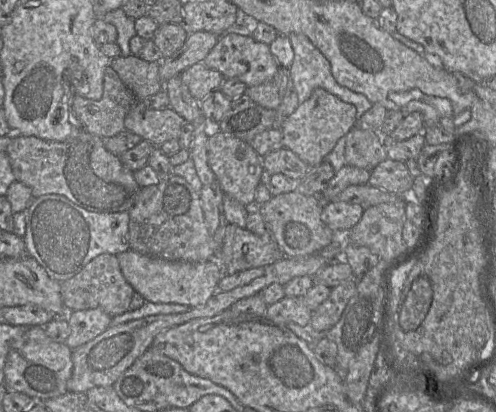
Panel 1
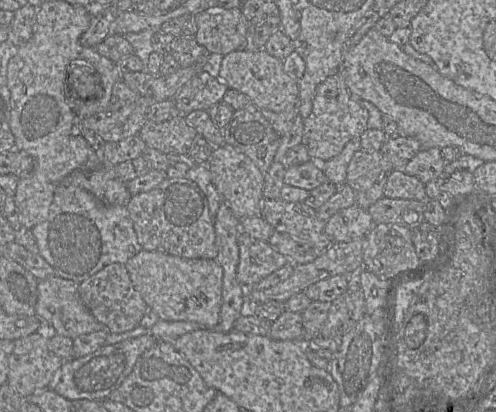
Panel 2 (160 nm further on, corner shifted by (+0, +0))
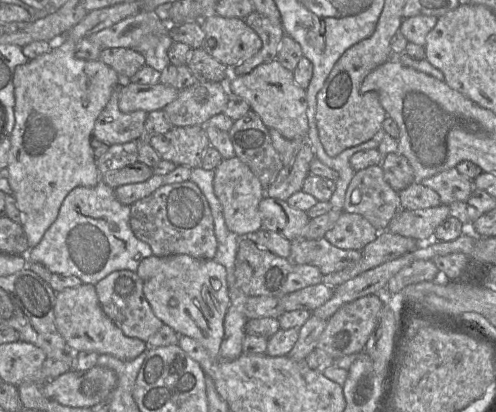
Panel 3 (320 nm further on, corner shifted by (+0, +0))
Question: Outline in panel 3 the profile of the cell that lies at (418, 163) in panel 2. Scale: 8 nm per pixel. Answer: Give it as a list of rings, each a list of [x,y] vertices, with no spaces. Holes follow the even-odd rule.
[[[456,168],[440,172],[426,178],[422,184],[433,189],[440,197],[442,204],[460,201],[467,202],[473,191],[473,182],[461,175]]]

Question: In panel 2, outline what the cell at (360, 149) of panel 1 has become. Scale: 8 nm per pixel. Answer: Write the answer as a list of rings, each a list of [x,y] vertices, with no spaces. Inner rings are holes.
[[[357,150],[349,162],[346,184],[354,191],[356,204],[368,210],[384,197],[384,186],[394,170],[380,151]]]

